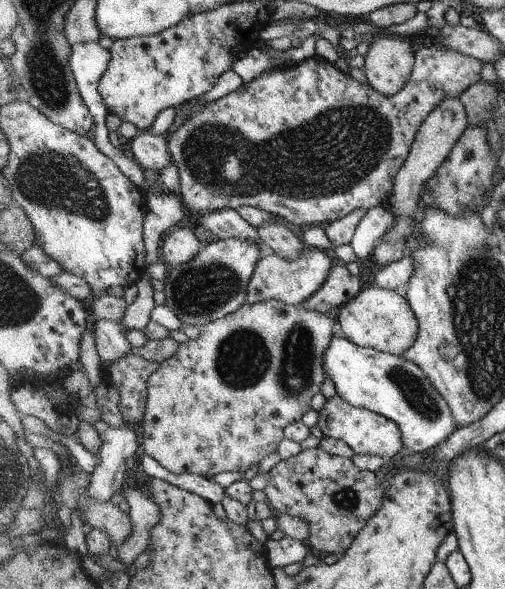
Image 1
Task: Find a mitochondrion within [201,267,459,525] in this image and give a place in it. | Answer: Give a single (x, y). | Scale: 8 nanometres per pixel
(242, 360)

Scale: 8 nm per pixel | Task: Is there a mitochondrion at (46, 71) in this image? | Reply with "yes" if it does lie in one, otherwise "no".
yes

